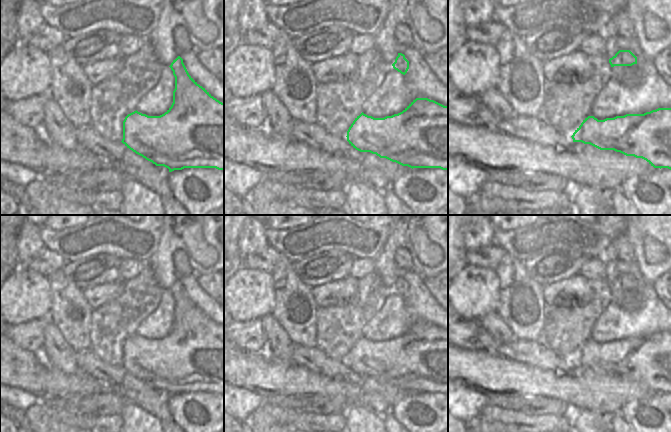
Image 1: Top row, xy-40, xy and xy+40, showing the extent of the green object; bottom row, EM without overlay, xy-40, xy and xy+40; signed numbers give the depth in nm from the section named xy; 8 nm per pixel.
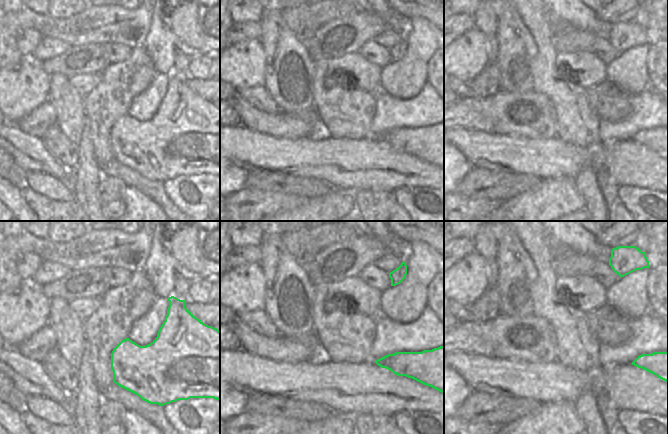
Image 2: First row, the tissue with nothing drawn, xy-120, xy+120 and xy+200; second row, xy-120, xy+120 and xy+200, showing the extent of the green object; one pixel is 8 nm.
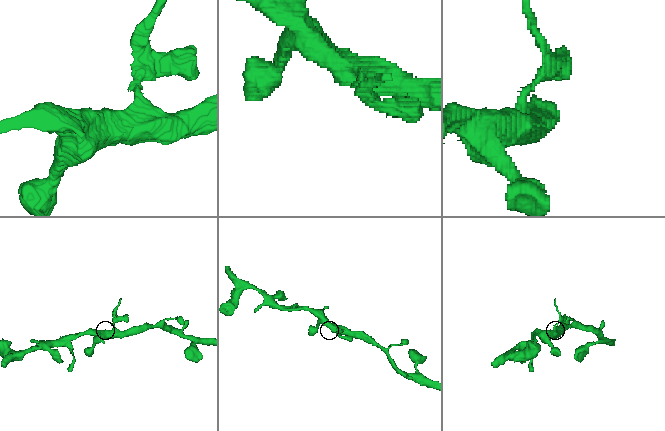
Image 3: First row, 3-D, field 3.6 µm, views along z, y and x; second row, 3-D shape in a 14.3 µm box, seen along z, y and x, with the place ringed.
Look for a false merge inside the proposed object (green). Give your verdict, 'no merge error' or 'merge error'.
merge error

